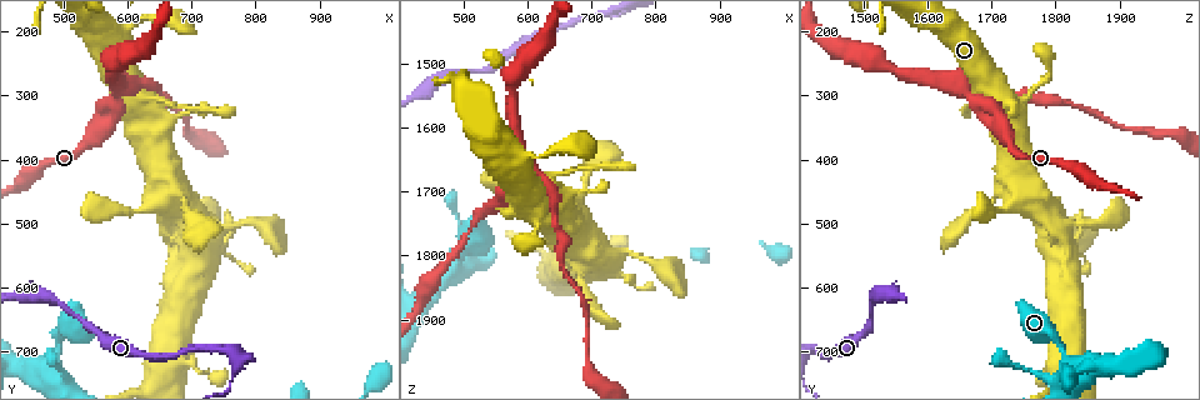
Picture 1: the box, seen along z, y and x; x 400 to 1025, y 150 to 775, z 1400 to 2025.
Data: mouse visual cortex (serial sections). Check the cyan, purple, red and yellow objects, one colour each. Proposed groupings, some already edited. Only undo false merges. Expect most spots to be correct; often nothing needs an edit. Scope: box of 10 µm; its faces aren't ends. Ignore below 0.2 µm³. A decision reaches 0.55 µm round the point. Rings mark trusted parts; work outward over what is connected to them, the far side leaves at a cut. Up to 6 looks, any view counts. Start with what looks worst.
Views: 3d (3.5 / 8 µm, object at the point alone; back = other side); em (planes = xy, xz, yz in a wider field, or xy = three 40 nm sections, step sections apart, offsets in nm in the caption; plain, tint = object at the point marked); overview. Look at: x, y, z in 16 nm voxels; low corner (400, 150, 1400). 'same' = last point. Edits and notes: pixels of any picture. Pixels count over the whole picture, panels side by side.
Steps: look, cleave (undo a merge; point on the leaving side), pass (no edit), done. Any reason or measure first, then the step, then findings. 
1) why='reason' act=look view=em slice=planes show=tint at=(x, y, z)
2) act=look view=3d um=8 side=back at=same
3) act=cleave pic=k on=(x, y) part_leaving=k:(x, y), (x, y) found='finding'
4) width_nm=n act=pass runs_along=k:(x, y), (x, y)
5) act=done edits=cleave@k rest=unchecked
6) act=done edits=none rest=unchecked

why='narrows sharply' act=look view=3d um=3.5 at=(590, 285, 1655)

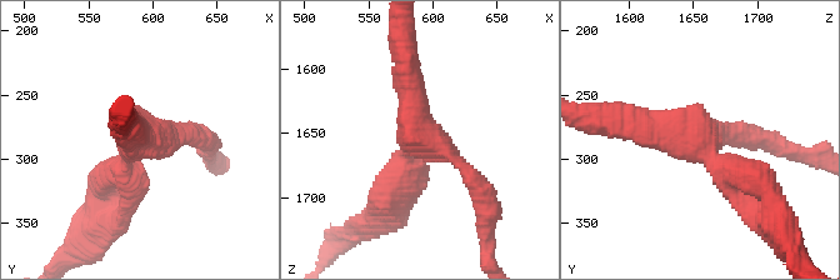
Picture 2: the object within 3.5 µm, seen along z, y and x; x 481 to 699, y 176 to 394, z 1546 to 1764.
arms=3 arm_widths_nm=200,350,400 why='shape alone is not enough' act=look view=em slice=planes show=tint at=(588, 286, 1654)

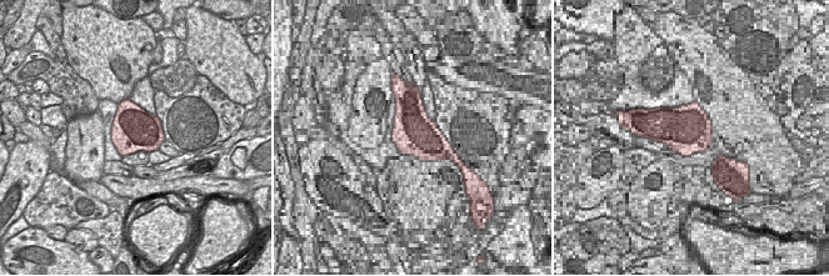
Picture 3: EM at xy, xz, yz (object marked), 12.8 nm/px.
act=pass runs_along=2:(755, 180), (621, 119) found='one cell here'

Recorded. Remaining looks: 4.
why='a narrow waist' act=look view=3d um=3.5 at=(475, 725, 1825)

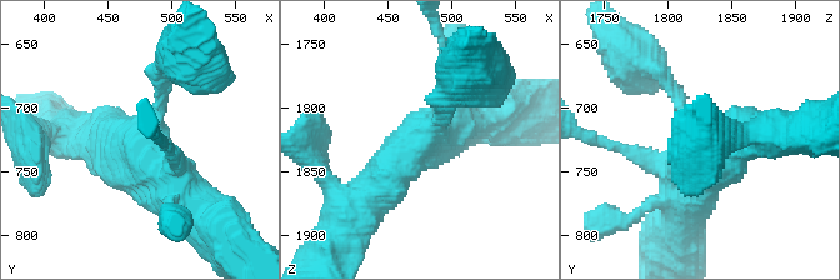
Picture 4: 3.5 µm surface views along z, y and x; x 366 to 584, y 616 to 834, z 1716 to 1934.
arms=4 arm_widths_nm=150,450,450,500 act=look view=em slice=xy step=5 show=tint at=(478, 722, 1824)

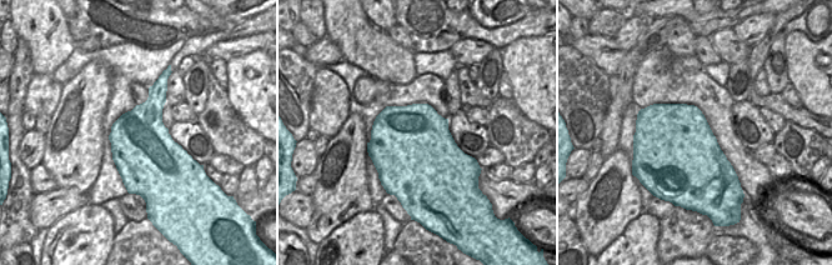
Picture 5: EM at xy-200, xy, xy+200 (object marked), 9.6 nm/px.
why='cut it another way' act=look view=em slice=xy step=2 show=tint at=same

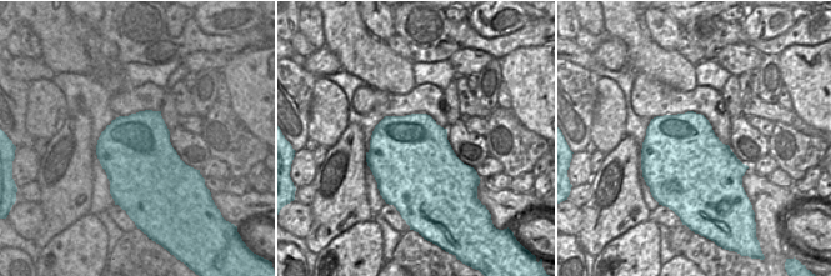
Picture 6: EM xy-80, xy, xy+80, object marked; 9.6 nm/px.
act=pass runs_along=4:(449, 100), (440, 121), (364, 199) found='continuous, no second cell'

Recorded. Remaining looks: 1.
act=done edits=none rest=unchecked

